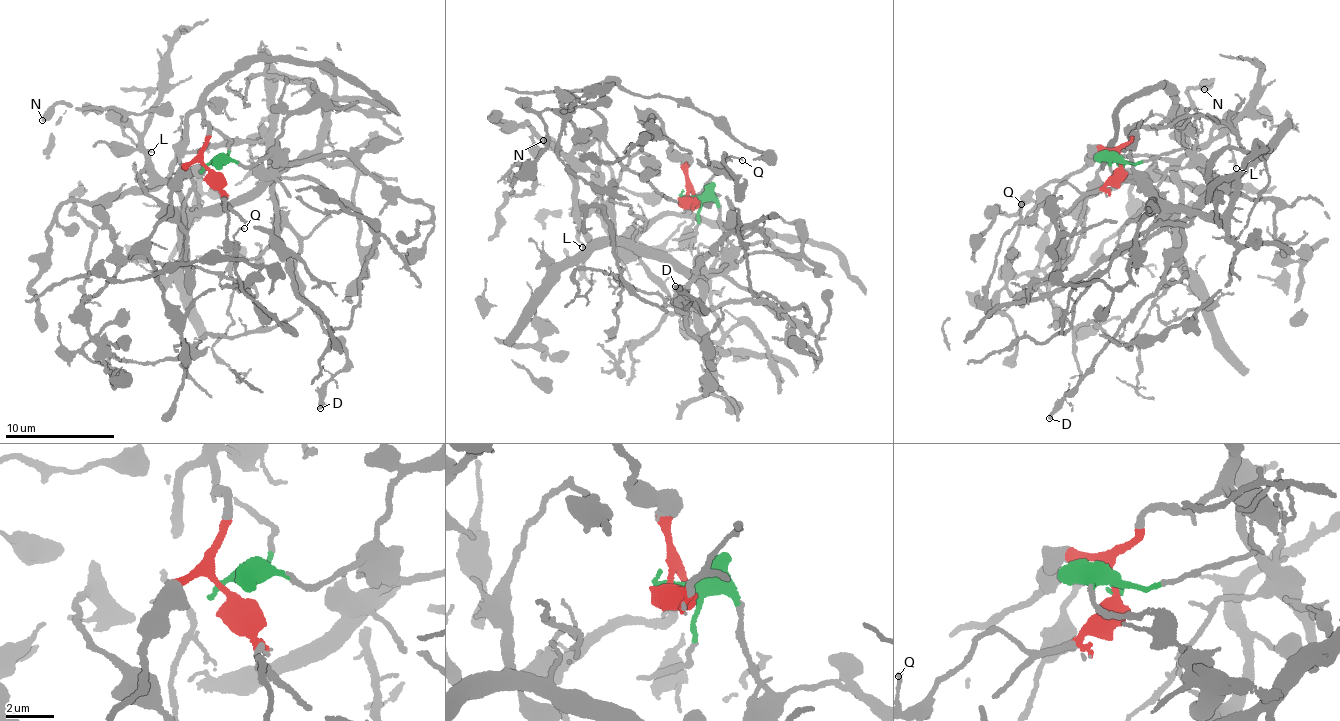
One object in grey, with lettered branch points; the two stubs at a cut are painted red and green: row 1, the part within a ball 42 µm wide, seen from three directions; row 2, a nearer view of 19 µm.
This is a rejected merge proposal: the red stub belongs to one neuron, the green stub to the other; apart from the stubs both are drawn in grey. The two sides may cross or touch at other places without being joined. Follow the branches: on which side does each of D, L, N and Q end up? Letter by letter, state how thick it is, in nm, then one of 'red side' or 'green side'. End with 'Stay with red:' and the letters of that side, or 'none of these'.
D: calibre 280 nm; green side
L: calibre 130 nm; green side
N: calibre 550 nm; green side
Q: calibre 110 nm; red side
Stay with red: Q

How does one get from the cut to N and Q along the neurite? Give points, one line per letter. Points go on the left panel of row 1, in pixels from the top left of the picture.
N: (206, 166), (275, 160), (279, 167), (223, 205), (190, 207), (156, 176), (112, 108), (58, 103), (42, 120)
Q: (206, 166), (215, 175), (229, 242), (234, 241), (244, 228)

